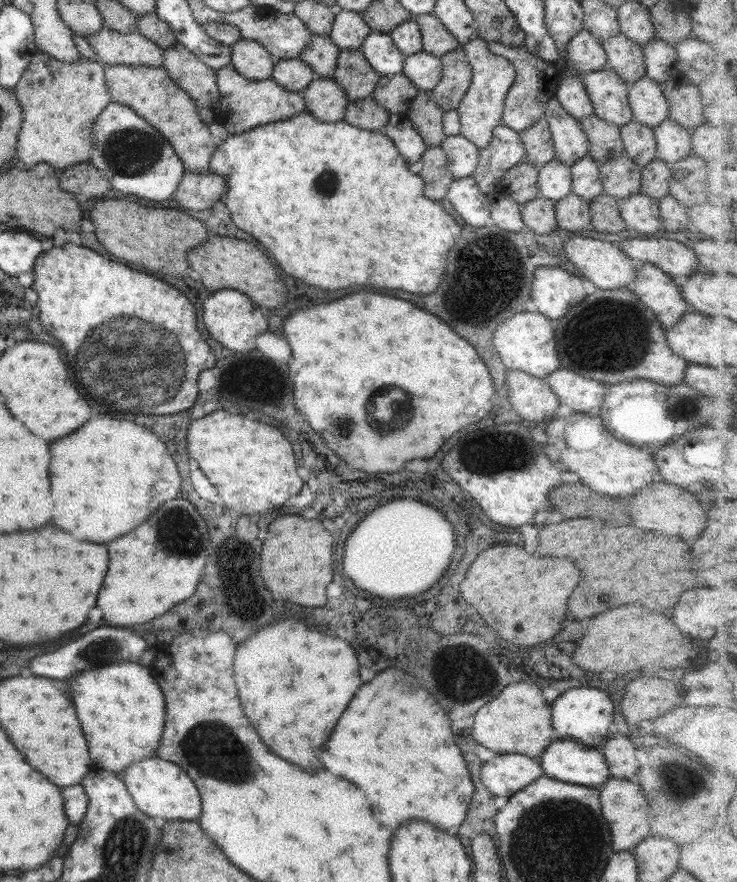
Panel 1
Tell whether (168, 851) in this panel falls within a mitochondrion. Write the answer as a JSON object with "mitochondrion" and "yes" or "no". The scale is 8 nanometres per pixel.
{"mitochondrion":"yes"}

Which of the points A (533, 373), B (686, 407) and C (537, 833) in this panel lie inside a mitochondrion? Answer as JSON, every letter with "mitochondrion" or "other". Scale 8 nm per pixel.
{"A":"other","B":"mitochondrion","C":"mitochondrion"}

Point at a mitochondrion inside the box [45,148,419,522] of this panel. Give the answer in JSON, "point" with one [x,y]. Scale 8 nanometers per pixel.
{"point":[129,371]}

